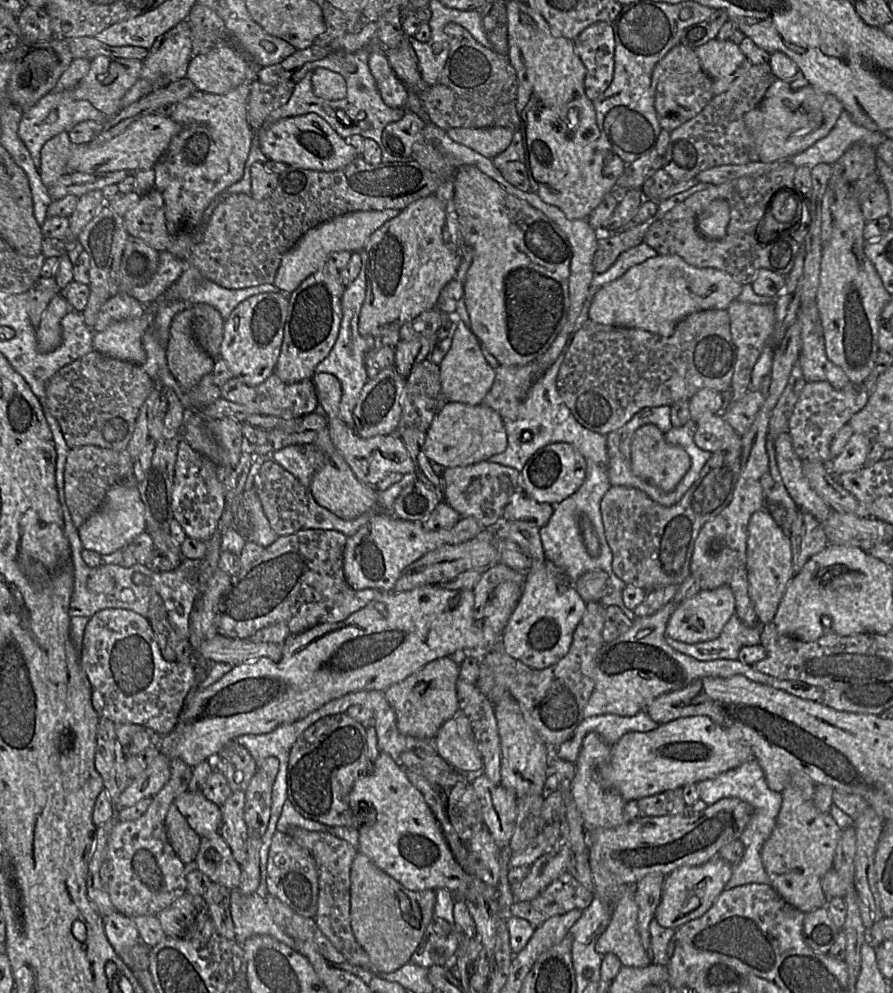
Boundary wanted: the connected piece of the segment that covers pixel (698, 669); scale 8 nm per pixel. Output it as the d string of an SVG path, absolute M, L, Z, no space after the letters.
M674 598L657 612L648 616L633 618L631 628L613 641L604 643L599 650L594 669L595 687L585 707L585 717L602 714L634 716L644 711L650 702L658 696L682 689L690 683L704 677L728 678L743 675L748 679L792 695L822 701L820 687L802 681L780 680L753 669L739 660L717 659L700 661L671 648L665 641L668 620L677 604Z

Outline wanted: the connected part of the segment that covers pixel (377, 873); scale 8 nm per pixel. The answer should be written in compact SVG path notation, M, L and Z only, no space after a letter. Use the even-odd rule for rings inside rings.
M362 853L352 862L350 881L351 928L370 958L370 972L390 972L410 963L434 917L436 892L408 889Z

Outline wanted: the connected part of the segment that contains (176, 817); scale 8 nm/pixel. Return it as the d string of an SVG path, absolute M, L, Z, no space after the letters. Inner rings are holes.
M173 803L165 817L165 830L168 841L180 860L184 864L195 861L202 838L189 826Z

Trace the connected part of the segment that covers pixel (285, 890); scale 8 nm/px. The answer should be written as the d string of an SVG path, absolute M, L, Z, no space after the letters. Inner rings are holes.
M276 831L273 834L266 866L267 893L277 897L296 914L314 918L318 908L318 869L312 855L289 835Z

